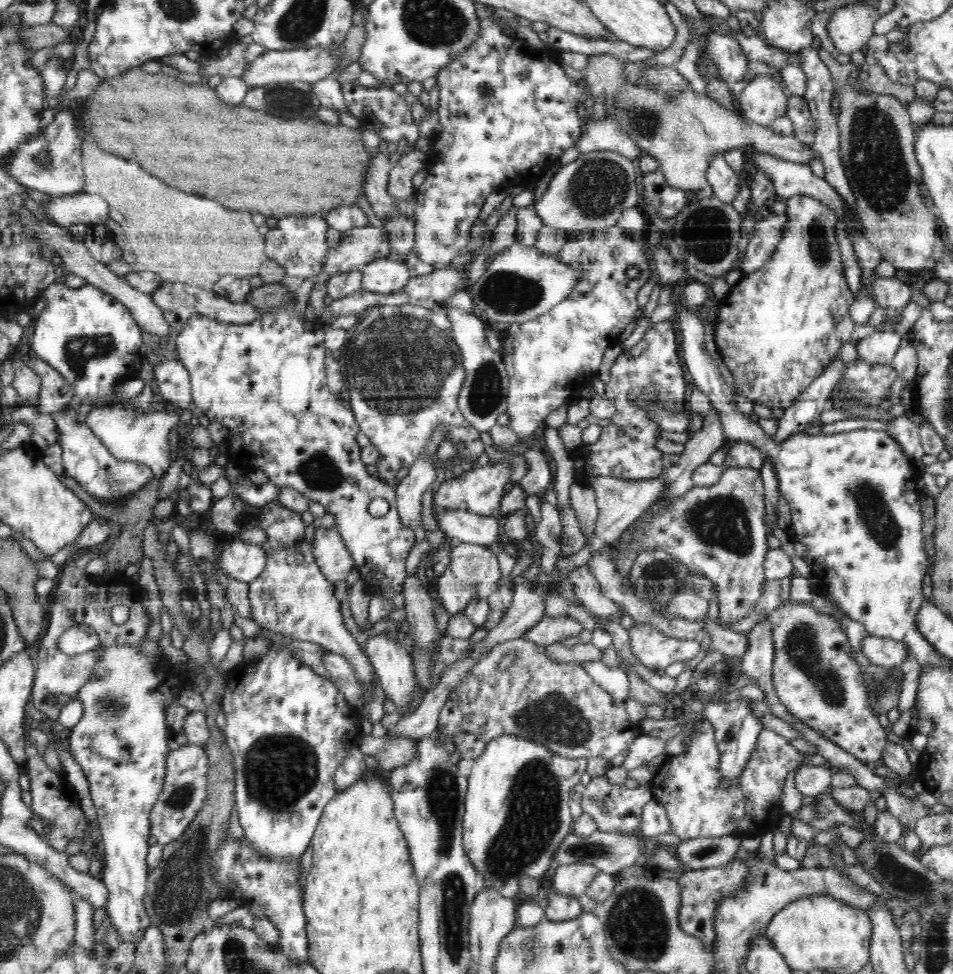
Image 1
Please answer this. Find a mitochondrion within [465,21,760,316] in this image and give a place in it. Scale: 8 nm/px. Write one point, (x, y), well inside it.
(597, 189)

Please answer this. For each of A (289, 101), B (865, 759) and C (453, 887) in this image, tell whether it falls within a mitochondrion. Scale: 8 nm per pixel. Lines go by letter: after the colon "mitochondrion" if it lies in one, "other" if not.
A: mitochondrion
B: other
C: mitochondrion

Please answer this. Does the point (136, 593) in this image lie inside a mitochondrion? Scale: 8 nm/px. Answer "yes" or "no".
no

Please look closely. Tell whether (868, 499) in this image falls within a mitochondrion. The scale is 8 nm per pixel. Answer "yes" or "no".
yes

